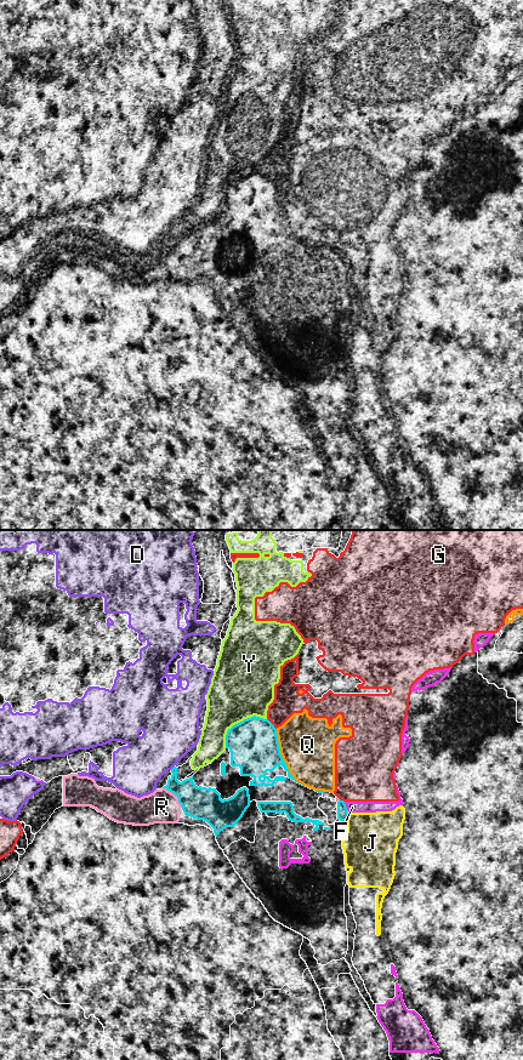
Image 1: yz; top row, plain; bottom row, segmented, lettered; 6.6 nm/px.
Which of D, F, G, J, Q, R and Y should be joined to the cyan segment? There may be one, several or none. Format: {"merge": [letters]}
{"merge": []}

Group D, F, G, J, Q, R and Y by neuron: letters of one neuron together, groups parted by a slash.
D R / F J / G Q Y

